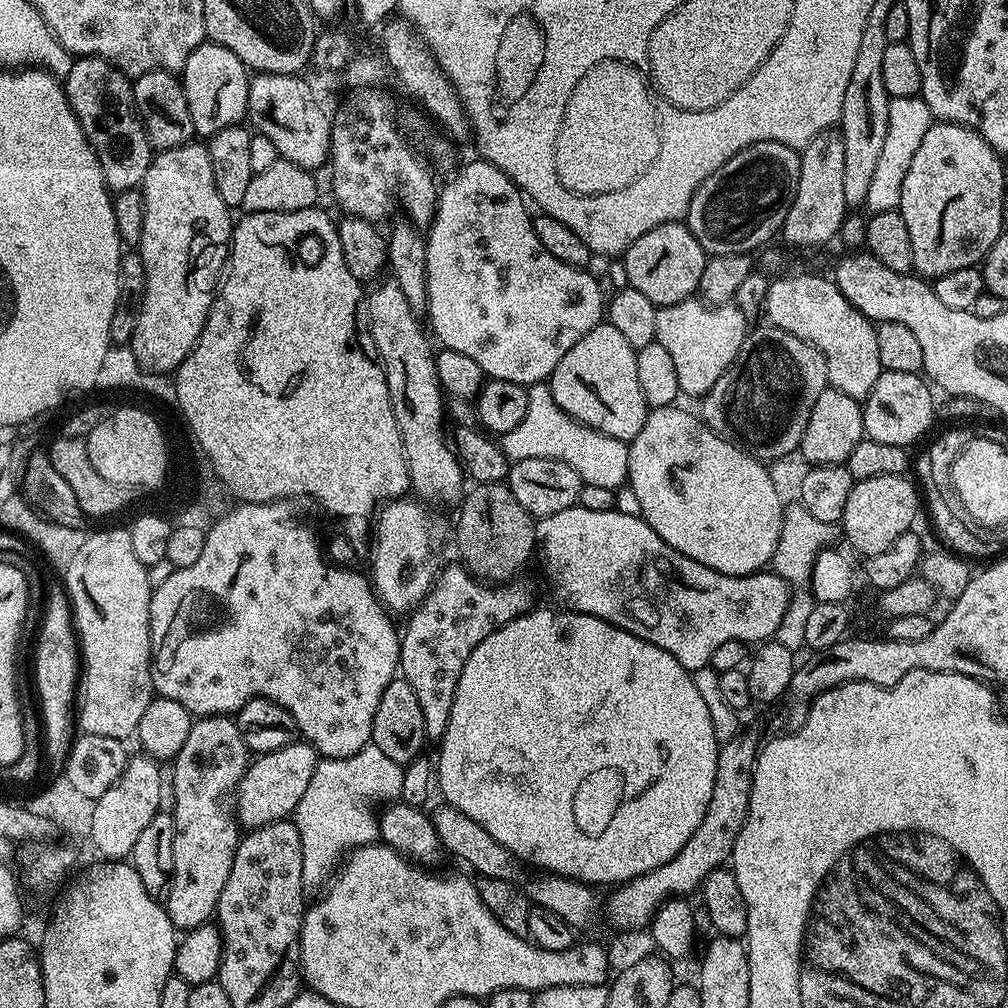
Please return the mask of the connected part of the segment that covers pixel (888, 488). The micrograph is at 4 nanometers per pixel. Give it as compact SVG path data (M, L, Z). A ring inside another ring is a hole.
M882 474L880 478L866 478L853 483L850 498L846 498L842 529L849 546L861 552L861 557L867 558L882 554L882 550L890 550L890 546L894 546L894 542L898 542L898 538L915 525L912 523L916 515L920 510L922 512L922 496L917 485L915 488L908 479L907 475Z

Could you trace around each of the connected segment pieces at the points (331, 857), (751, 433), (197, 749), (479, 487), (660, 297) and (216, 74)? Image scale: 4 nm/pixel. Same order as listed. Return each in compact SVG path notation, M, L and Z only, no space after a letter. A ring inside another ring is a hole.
M371 742L353 756L337 760L324 758L317 763L314 778L310 778L310 786L306 786L306 794L302 794L302 802L298 802L294 813L294 823L302 838L302 878L305 885L323 885L333 875L345 854L364 844L377 843L380 822L375 811L368 812L368 800L395 801L402 790L403 773L401 764L394 762L394 758L386 758L386 754L382 754L382 750L378 750L378 746Z
M763 327L749 331L732 365L702 397L702 419L743 452L769 462L799 449L810 410L829 385L826 362L815 346L781 328Z
M231 715L223 716L201 716L193 723L190 735L186 737L186 742L182 746L182 750L178 750L178 754L171 761L172 780L170 776L170 796L172 792L172 808L170 807L170 815L174 822L174 870L172 871L172 885L166 897L166 907L168 909L168 917L172 920L172 924L177 930L191 930L199 928L201 924L209 923L213 919L216 903L222 894L222 886L226 886L226 878L230 878L230 866L234 866L234 854L236 848L240 844L242 829L234 815L233 805L230 803L230 797L239 788L241 780L243 780L248 765L250 763L250 753L246 742L242 738L242 734L235 719Z
M507 483L476 484L473 489L460 508L460 525L456 528L459 559L481 582L495 586L515 581L524 563L537 551L536 520L514 498Z
M671 220L662 226L654 226L654 230L646 230L638 242L622 253L627 287L646 294L650 302L662 308L689 299L699 289L708 258L708 253L698 238L694 238L687 223L680 220Z
M202 43L194 54L190 54L190 58L186 58L182 83L197 137L210 138L218 130L226 130L247 117L249 79L249 69L244 67L238 54L226 50L226 46L221 44Z

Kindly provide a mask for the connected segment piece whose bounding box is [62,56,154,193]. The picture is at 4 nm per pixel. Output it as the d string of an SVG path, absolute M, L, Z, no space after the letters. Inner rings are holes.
M81 56L73 59L72 68L62 83L96 149L109 189L113 193L139 189L146 178L146 170L150 170L154 149L136 110L132 80L100 56Z

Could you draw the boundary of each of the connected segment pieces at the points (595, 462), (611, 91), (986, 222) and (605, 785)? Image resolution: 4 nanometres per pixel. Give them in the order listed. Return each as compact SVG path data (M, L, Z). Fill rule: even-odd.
M547 383L531 385L528 388L526 418L514 426L505 436L499 437L500 449L509 461L515 462L526 458L550 458L566 462L574 474L578 474L584 484L606 486L616 490L628 478L628 444L618 438L610 438L601 432L578 423L570 418L552 401L552 391Z
M604 60L592 67L571 92L555 140L555 172L560 184L572 193L616 193L648 172L657 158L660 136L656 104L639 72L631 64Z
M933 122L930 130L926 130L910 161L910 170L906 170L898 209L906 222L906 230L910 230L910 246L914 249L912 267L921 277L935 278L950 274L950 270L974 268L988 255L990 246L994 246L1006 228L1002 222L1002 202L1006 199L1004 164L990 142L964 124Z
M538 608L529 610L523 616L514 618L508 624L496 628L494 634L482 638L482 642L478 642L478 646L474 646L474 654L470 654L470 658L466 658L466 666L458 678L458 690L454 690L454 702L450 706L450 722L446 726L444 739L439 741L438 744L440 761L437 759L434 764L434 776L438 781L438 792L444 795L443 803L445 805L457 808L466 818L478 822L478 826L482 826L482 830L486 830L486 834L490 834L490 838L494 838L494 842L502 842L502 846L506 846L506 850L510 850L512 855L521 861L529 860L530 863L537 864L540 870L545 873L568 876L571 880L582 880L589 886L601 886L600 884L621 886L632 879L638 878L640 875L646 874L648 871L654 870L656 867L662 866L663 863L670 862L689 841L690 836L694 834L706 814L707 807L710 805L721 745L716 743L714 722L710 722L710 710L706 710L706 702L702 702L702 694L698 694L698 686L694 686L689 669L681 666L670 654L666 654L666 650L662 650L658 646L654 646L650 642L646 642L642 638L638 638L634 634L606 622L602 618L594 618L581 612L569 612L567 610L551 612L548 608Z

